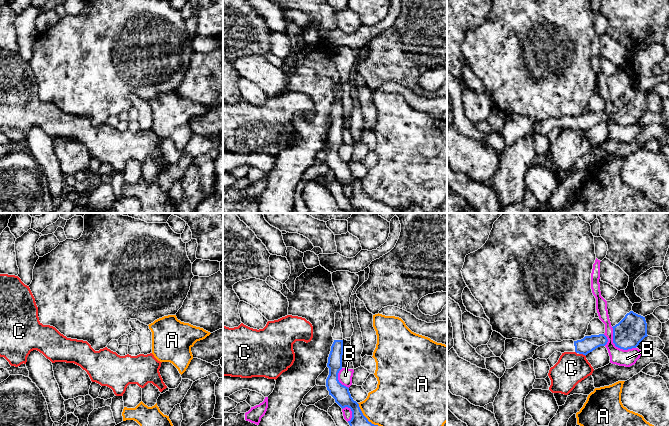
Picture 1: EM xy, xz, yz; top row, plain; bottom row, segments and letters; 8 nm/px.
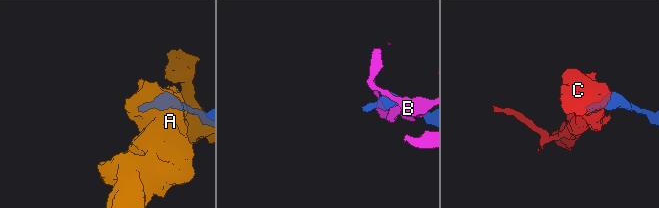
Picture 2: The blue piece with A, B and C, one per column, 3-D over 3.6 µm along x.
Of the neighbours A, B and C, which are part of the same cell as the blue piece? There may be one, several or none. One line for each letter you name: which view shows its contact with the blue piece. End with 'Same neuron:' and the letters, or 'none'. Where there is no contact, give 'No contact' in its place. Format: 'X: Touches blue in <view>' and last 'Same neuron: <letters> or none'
Same neuron: none

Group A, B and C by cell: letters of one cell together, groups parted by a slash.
A / B / C

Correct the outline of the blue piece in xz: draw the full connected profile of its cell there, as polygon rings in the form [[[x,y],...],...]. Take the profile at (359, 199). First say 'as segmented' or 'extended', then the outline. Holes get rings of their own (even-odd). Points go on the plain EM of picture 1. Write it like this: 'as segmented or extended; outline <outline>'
extended; outline [[[335,89],[335,103],[332,113],[334,118],[328,133],[327,143],[329,151],[326,155],[326,163],[335,178],[343,185],[348,183],[352,187],[352,194],[348,197],[351,205],[356,209],[364,209],[370,213],[399,213],[396,208],[386,206],[368,197],[363,191],[359,180],[353,176],[349,164],[342,161],[338,156],[338,149],[342,145],[343,109],[341,104],[342,89]]]

